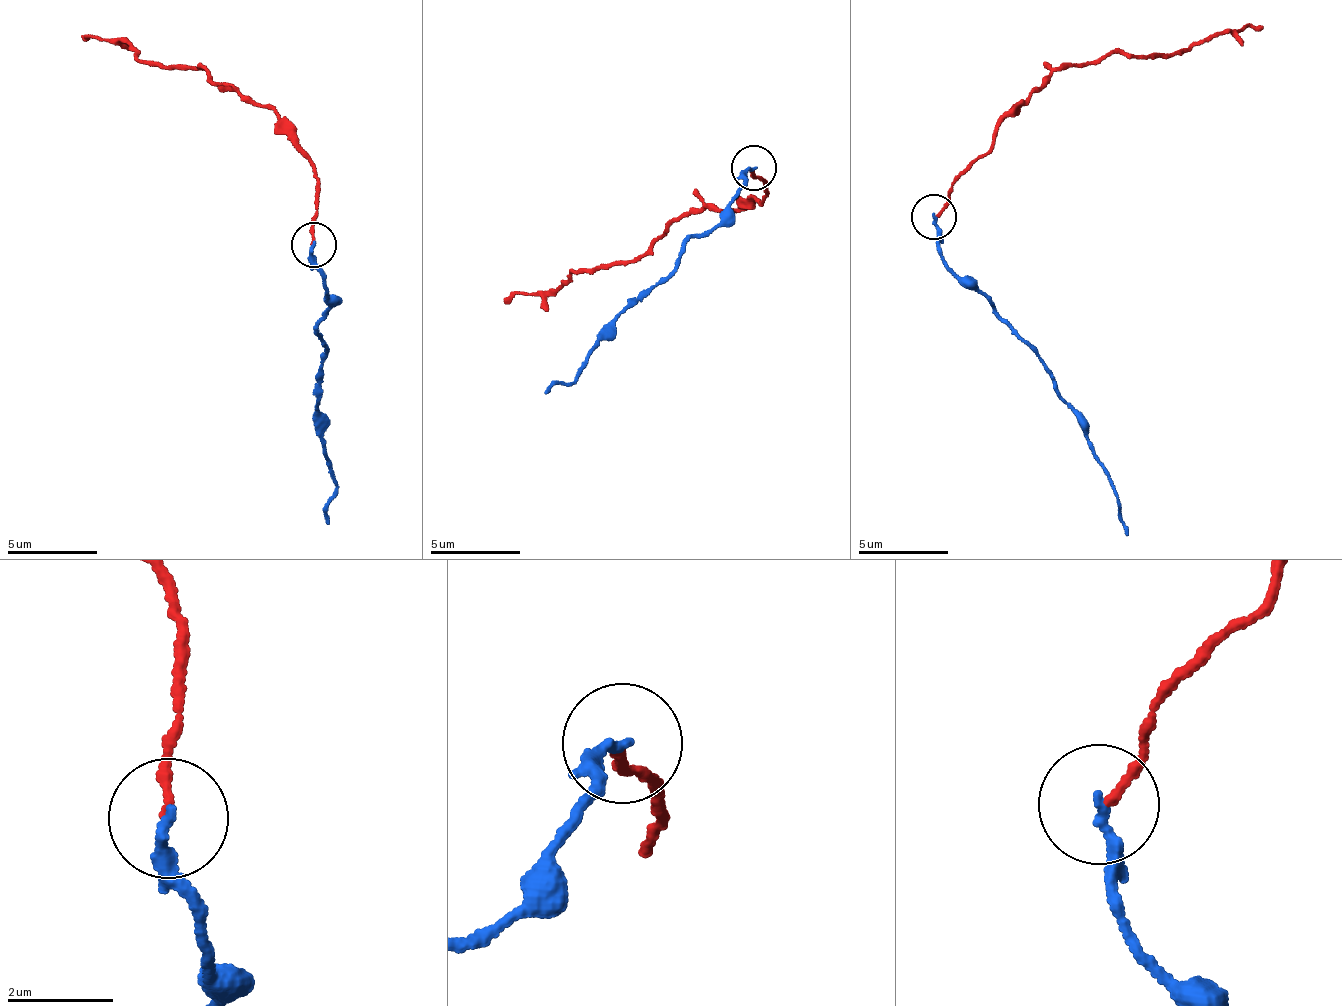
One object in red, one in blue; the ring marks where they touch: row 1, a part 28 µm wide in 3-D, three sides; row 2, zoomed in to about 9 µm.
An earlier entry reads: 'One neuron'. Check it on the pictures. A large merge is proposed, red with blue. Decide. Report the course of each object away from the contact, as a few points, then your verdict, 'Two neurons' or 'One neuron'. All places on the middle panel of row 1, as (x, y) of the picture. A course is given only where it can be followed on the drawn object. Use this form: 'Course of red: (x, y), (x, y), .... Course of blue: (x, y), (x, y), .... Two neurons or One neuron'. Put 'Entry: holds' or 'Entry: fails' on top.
Entry: fails
Course of red: (755, 169), (769, 191), (761, 204), (690, 209), (639, 257), (502, 299). Course of blue: (755, 169), (741, 185), (735, 200), (651, 287), (603, 328), (573, 384), (553, 383), (543, 394). Two neurons

